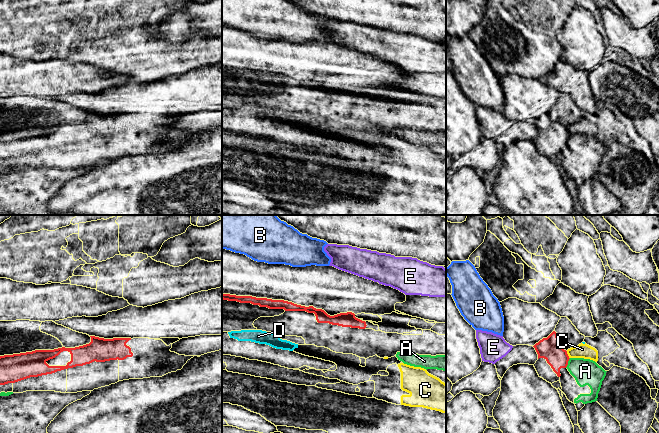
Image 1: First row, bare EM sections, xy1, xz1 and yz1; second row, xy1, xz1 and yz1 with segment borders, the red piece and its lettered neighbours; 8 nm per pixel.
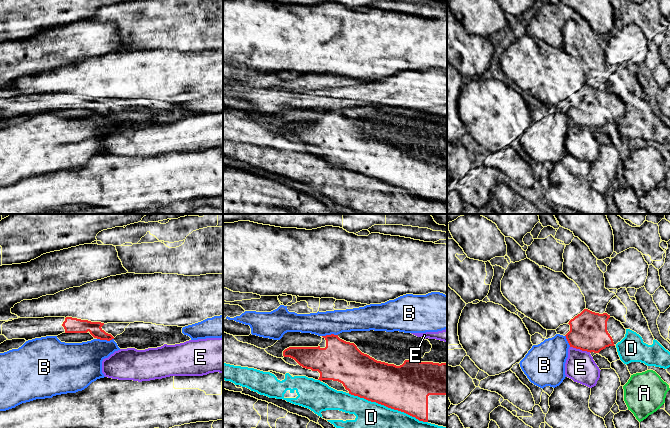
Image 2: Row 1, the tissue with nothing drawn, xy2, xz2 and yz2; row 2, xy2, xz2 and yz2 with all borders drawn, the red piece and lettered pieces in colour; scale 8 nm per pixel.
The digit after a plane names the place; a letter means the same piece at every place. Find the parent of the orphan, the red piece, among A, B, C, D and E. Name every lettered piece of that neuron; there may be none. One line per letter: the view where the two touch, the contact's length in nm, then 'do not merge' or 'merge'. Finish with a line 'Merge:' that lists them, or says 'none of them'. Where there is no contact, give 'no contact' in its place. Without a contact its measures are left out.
A: yz1 | 90 nm | do not merge
B: xy2 | 140 nm | do not merge
C: yz1 | 70 nm | do not merge
D: xz2 | 700 nm | do not merge
E: yz2 | 180 nm | do not merge
Merge: none of them

